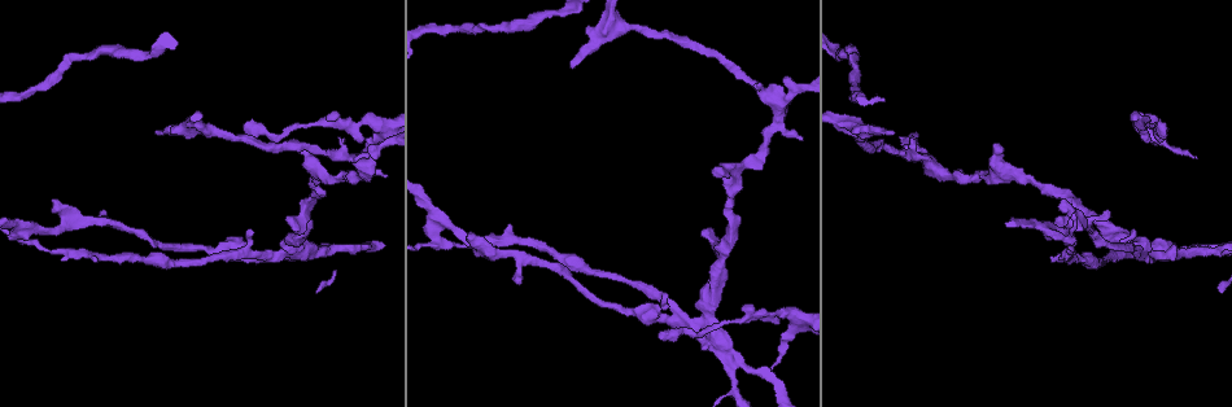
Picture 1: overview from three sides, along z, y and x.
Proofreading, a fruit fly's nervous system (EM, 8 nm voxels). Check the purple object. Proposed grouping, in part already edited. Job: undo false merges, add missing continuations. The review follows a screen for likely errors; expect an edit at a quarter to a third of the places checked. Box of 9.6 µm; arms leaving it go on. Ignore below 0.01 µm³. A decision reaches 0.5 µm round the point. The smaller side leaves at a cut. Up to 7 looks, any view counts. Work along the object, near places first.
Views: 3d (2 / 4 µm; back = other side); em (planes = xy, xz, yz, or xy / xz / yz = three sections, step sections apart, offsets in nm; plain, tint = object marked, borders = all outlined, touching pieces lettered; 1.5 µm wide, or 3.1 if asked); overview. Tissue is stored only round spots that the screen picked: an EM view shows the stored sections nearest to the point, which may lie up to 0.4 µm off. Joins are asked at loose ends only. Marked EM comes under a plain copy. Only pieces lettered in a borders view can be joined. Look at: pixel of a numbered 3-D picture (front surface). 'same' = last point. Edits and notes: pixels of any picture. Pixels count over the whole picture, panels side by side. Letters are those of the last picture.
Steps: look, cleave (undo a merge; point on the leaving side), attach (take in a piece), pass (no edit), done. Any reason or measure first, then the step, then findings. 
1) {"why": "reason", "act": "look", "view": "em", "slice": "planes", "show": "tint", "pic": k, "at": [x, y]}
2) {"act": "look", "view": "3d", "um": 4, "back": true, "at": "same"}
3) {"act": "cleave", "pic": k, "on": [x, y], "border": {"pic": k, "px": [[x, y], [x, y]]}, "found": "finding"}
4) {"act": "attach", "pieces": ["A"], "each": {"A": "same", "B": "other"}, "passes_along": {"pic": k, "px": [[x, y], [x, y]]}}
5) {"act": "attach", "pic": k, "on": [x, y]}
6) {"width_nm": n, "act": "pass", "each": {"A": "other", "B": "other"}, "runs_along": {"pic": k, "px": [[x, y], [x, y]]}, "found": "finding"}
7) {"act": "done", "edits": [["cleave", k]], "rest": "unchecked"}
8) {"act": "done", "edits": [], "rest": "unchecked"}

{"why": "thin end", "act": "look", "view": "3d", "um": 2, "pic": 1, "at": [517, 279]}

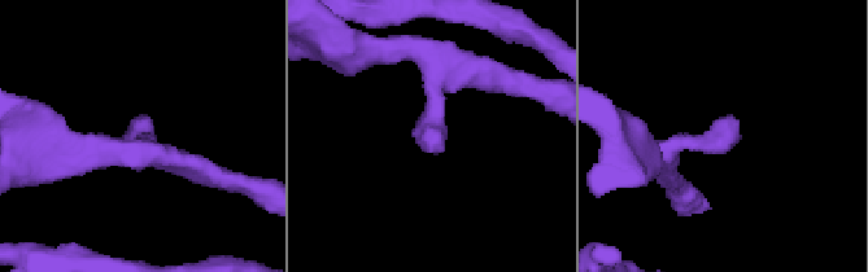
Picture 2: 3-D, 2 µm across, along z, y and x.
{"act": "look", "view": "em", "slice": "planes", "show": "borders", "pic": 2, "at": [722, 118]}

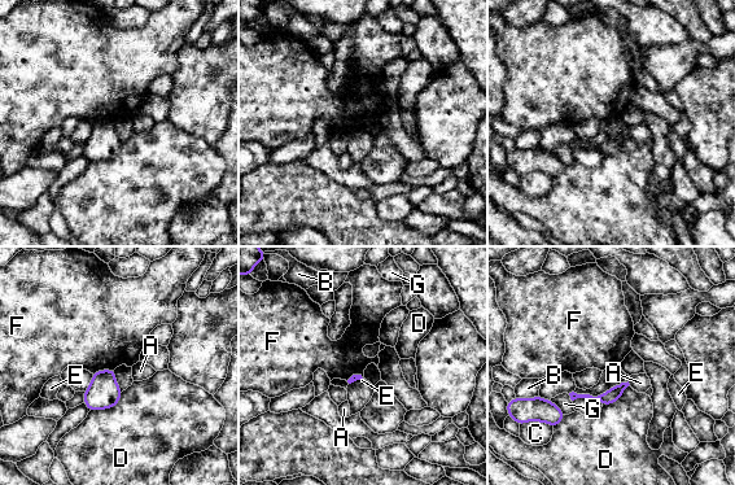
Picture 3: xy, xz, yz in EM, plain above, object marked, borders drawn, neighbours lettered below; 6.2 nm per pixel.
{"act": "pass", "each": {"A": "other", "B": "other", "C": "other", "D": "other", "E": "other", "F": "other", "G": "other"}, "runs_along": {"pic": 3, "px": [[621, 387], [607, 398], [573, 396]]}, "found": "no lettered piece goes on from it"}

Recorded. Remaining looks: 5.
{"why": "closes a loop", "act": "look", "view": "3d", "um": 4, "back": true, "pic": 1, "at": [440, 245]}

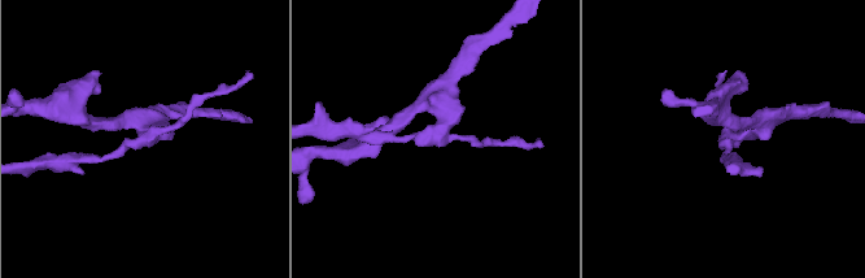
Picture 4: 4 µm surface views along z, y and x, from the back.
{"why": "shape alone is not enough", "act": "look", "view": "em", "slice": "xy", "step": 8, "show": "tint", "pic": 4, "at": [438, 137]}

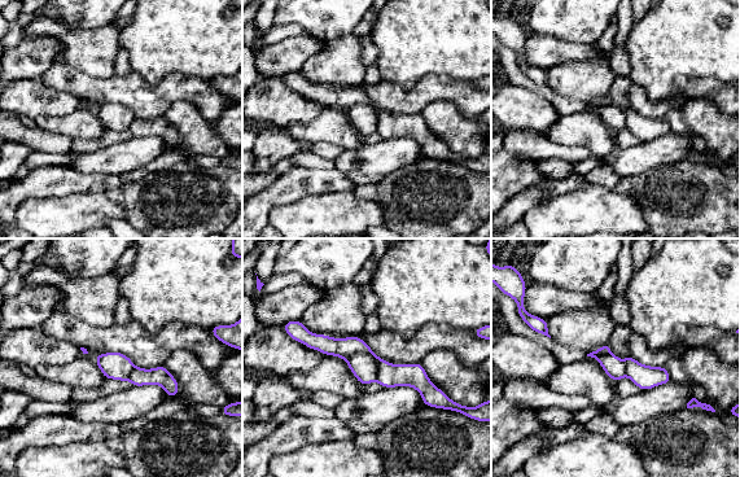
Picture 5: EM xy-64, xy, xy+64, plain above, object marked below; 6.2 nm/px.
{"why": "cut it another way", "act": "look", "view": "em", "slice": "planes", "show": "borders", "at": "same"}

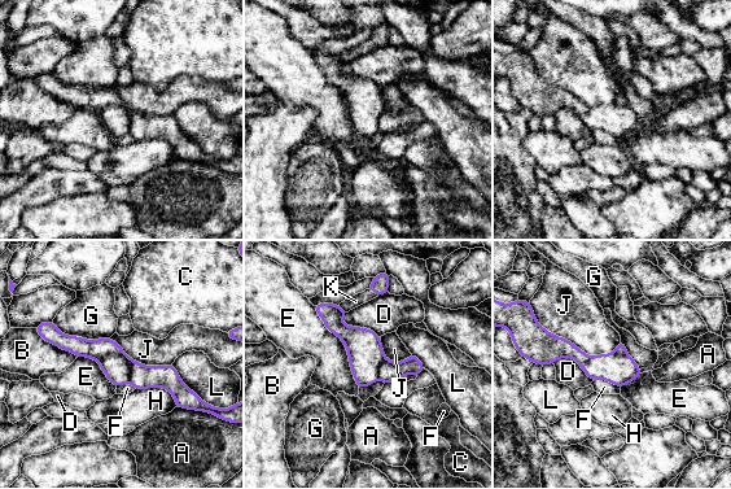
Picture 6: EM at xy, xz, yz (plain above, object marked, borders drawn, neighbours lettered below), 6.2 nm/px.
{"longest_contact_nm": ["E", 600], "act": "cleave", "pic": 6, "on": [141, 376], "each": {"A": "other", "B": "other", "C": "other", "D": "other", "E": "other", "F": "other", "G": "other", "H": "other", "J": "other", "K": "other", "L": "other"}, "found": "a second cell is stuck on"}

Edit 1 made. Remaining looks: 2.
{"act": "done", "edits": [["cleave", 6]], "rest": "unchecked"}

